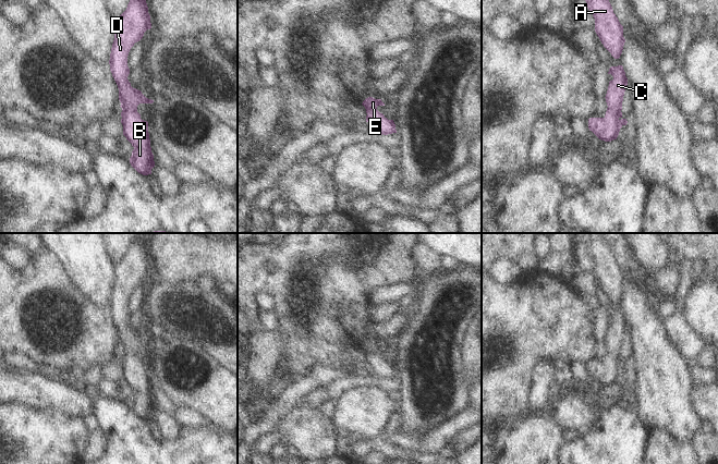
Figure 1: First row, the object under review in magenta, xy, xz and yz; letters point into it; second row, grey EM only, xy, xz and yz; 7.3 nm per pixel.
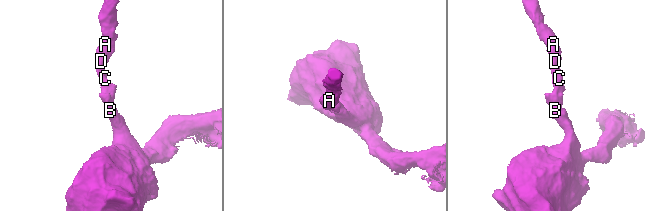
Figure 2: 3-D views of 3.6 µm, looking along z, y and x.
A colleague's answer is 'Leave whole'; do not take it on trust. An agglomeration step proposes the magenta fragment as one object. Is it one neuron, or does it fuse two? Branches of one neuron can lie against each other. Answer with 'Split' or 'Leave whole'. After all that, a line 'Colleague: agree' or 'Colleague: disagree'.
Leave whole
Colleague: agree

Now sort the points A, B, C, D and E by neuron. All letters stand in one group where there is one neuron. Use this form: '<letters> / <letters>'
A B C D E

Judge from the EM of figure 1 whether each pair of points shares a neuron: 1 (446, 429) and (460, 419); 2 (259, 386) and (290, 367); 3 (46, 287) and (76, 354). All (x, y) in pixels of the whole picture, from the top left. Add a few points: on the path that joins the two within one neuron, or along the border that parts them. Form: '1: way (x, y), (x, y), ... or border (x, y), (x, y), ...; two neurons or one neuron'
1: way (449, 428), (457, 423); one neuron
2: border (281, 357), (267, 388), (263, 392), (255, 391); two neurons
3: way (57, 301), (76, 337); one neuron

